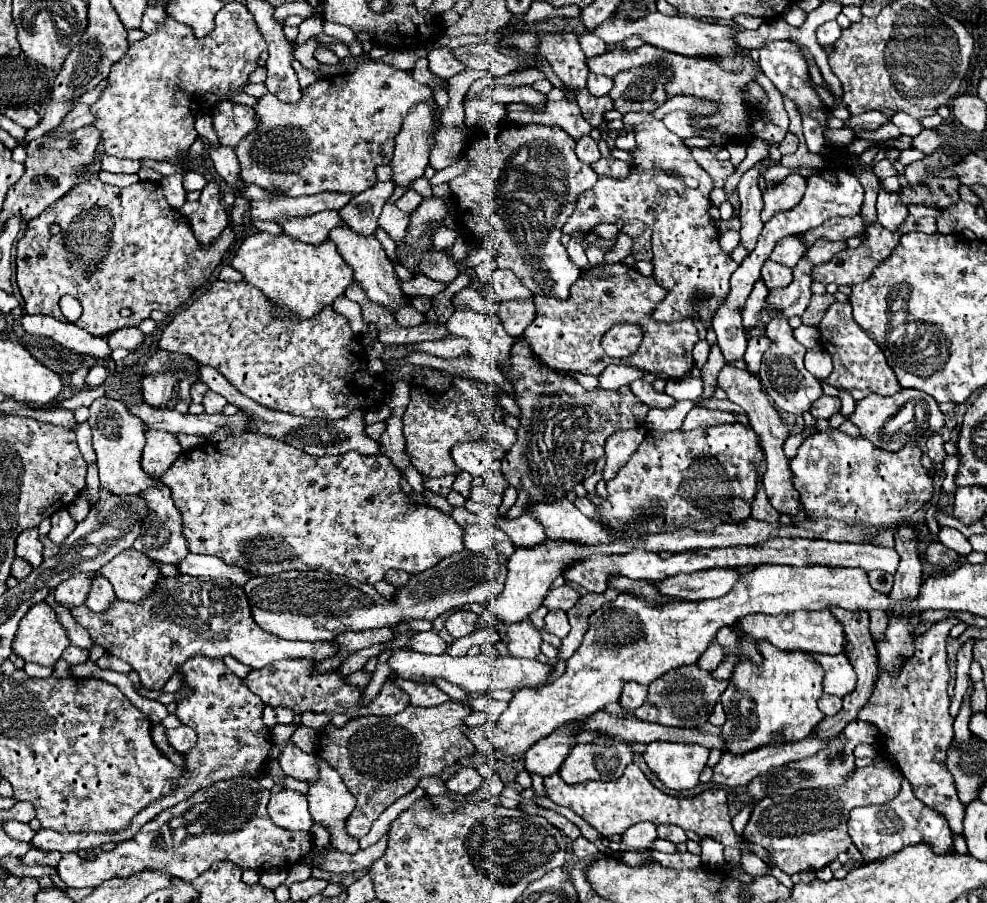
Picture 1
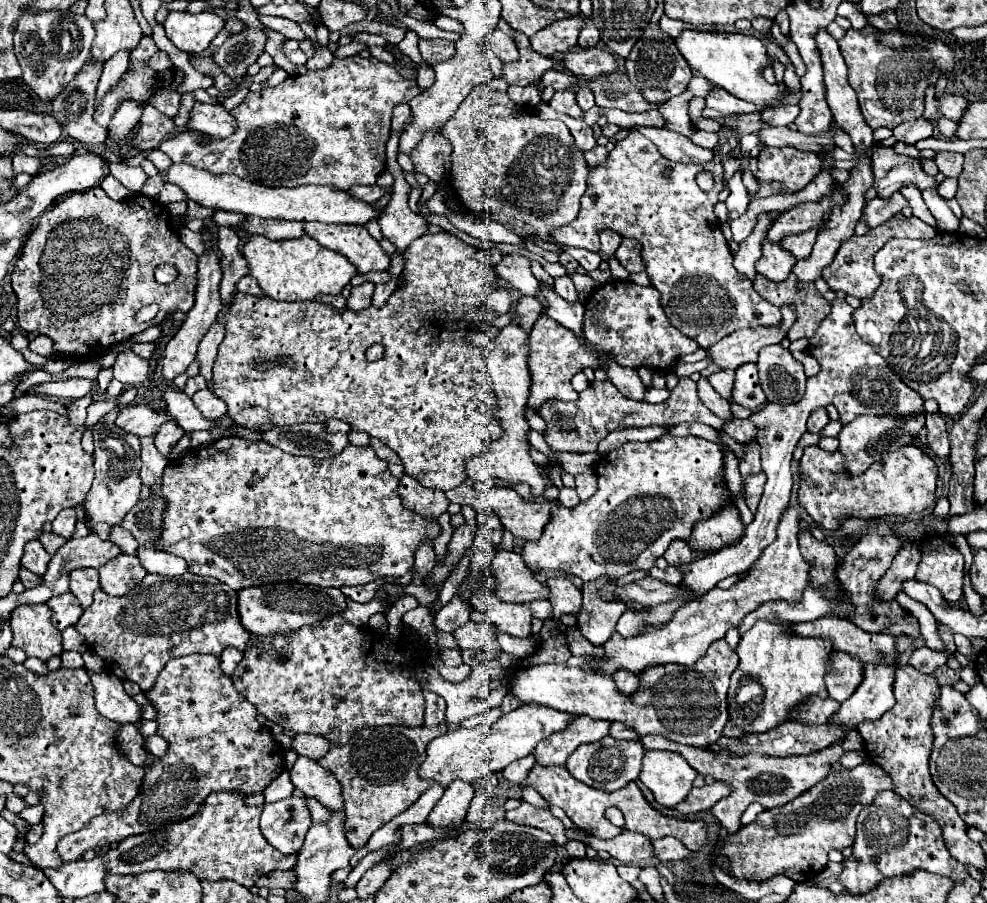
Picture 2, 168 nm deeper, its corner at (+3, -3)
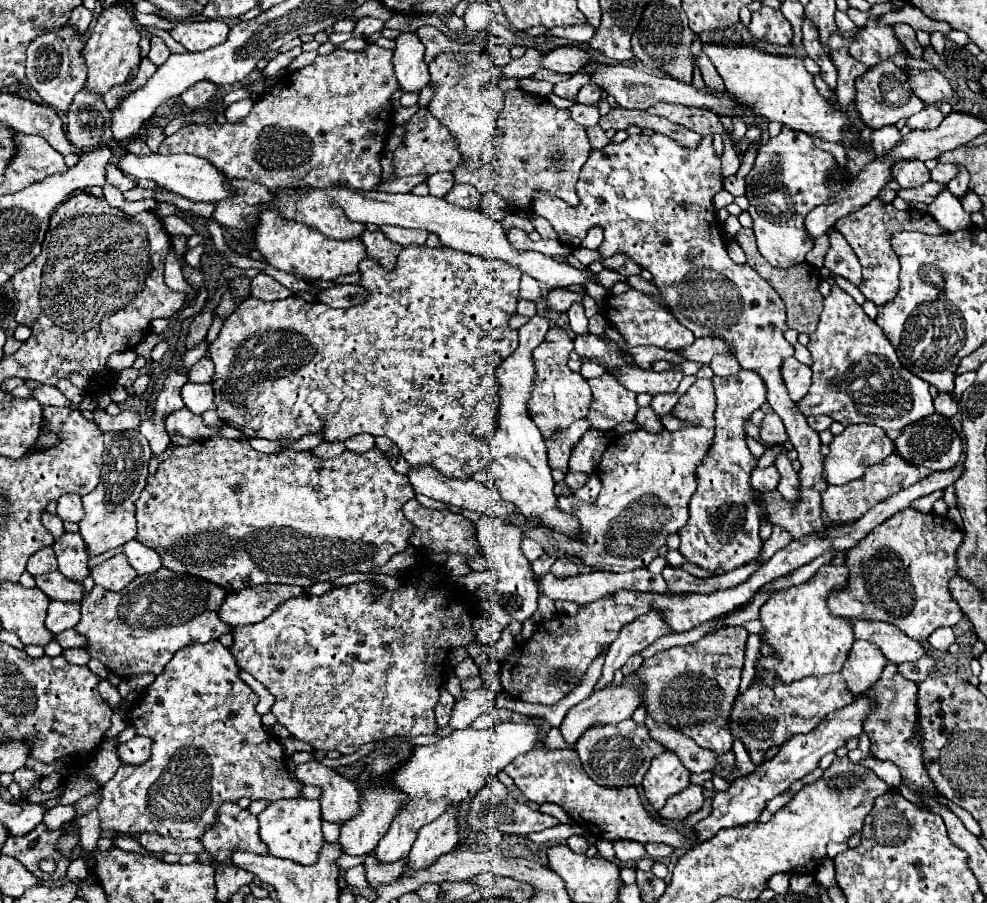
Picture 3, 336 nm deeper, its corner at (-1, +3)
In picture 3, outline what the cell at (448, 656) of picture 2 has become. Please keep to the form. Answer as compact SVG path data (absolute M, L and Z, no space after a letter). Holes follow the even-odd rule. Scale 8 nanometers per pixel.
M466 657L464 661L460 661L456 667L454 667L454 673L460 677L460 679L466 679L470 675L478 675L478 667L474 663L472 657Z

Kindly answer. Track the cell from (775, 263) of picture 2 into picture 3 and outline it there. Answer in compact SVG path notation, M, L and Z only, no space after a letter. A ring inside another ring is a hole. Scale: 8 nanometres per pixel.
M782 127L776 137L772 137L766 145L760 145L754 167L746 177L746 197L750 199L748 213L754 219L752 229L758 241L758 251L770 265L778 269L798 265L814 247L814 241L808 239L804 229L804 217L826 201L828 189L824 179L830 169L836 169L834 157L814 147L806 133Z

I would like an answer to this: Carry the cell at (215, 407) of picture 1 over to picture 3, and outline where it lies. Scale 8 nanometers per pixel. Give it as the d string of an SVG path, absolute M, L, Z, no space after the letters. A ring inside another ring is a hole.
M186 383L182 387L182 399L184 399L184 405L196 413L196 415L202 415L204 411L208 409L216 409L214 405L214 389L212 389L212 383L206 383L206 385L196 385L196 383Z

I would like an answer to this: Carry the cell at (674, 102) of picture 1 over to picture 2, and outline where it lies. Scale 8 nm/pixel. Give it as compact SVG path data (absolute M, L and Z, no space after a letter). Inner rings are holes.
M712 87L712 91L706 96L706 107L722 111L722 113L746 113L746 111L754 111L756 107L752 107L750 103L744 103L732 95L728 95L722 87Z

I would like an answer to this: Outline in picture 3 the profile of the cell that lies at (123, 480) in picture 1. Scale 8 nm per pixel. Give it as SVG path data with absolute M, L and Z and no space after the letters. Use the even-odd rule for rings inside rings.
M138 431L124 433L104 433L104 465L100 473L98 487L82 497L84 503L84 519L80 525L80 535L88 545L88 555L100 555L108 549L128 543L136 537L136 499L144 491L148 477L148 461L152 459L152 451L148 441Z

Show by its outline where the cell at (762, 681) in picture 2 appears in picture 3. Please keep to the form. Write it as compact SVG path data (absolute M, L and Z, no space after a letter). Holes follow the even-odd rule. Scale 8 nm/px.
M826 563L816 571L816 575L786 591L774 593L760 609L760 623L764 631L760 633L760 641L772 647L772 655L762 655L756 661L756 677L752 679L754 685L768 685L772 687L776 679L782 683L794 683L804 677L822 677L830 673L840 673L848 651L854 643L852 625L844 619L832 617L826 607L826 597L832 589L838 589L846 583L848 569L844 565L834 567Z

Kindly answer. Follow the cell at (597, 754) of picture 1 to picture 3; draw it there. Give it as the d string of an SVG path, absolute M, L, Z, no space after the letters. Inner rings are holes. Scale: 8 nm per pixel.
M632 719L622 721L618 725L594 725L590 727L578 741L576 751L580 755L582 767L588 777L604 787L624 787L634 785L638 787L644 779L644 773L650 767L652 757L664 751L660 743L656 743L650 735L646 725L636 725Z

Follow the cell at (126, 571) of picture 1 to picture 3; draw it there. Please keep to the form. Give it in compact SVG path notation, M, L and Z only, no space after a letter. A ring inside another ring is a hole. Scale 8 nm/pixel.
M118 553L114 557L110 557L108 561L104 561L102 565L92 569L92 579L96 585L102 585L108 591L120 591L124 589L128 583L132 583L136 579L136 569L132 569L132 565L128 565L128 559L124 557L124 553Z

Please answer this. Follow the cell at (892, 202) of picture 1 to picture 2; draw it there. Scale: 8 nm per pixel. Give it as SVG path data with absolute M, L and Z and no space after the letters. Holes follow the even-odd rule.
M878 143L872 147L872 169L878 197L892 197L892 193L900 191L906 185L920 185L920 177L928 177L926 185L934 185L934 177L922 171L920 161L898 155L892 147L882 147Z

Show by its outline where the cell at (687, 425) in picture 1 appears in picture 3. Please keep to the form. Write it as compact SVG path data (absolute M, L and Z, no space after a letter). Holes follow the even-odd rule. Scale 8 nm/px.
M768 413L760 425L760 439L764 443L786 443L788 435L784 429L784 423L780 421L780 417L776 413Z

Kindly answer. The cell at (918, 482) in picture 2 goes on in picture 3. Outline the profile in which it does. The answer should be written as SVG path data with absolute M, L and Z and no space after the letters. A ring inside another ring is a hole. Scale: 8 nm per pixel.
M898 453L888 455L884 461L868 467L860 479L856 479L846 485L828 485L828 489L824 489L824 497L822 497L822 509L828 517L830 523L834 525L844 525L844 523L852 523L858 521L860 517L864 517L864 513L868 509L872 509L874 505L878 505L880 501L884 501L886 497L898 493L900 489L906 489L910 485L914 485L916 481L928 477L932 473L932 469L928 467L916 467L908 461L902 461L902 457Z

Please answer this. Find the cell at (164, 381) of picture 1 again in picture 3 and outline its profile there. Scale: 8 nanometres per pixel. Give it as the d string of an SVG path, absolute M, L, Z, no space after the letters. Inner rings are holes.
M204 311L204 313L199 313L193 318L192 325L188 329L188 335L186 335L186 349L192 349L206 339L206 333L212 325L212 319L214 319L212 311Z

